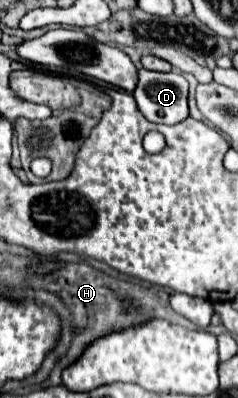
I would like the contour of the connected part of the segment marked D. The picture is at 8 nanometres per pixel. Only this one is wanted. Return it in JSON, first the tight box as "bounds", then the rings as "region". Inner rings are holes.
{"bounds":[133,68,189,124],"region":[[[141,68],[133,96],[149,122],[177,124],[189,116],[187,80],[181,74],[163,74]]]}

